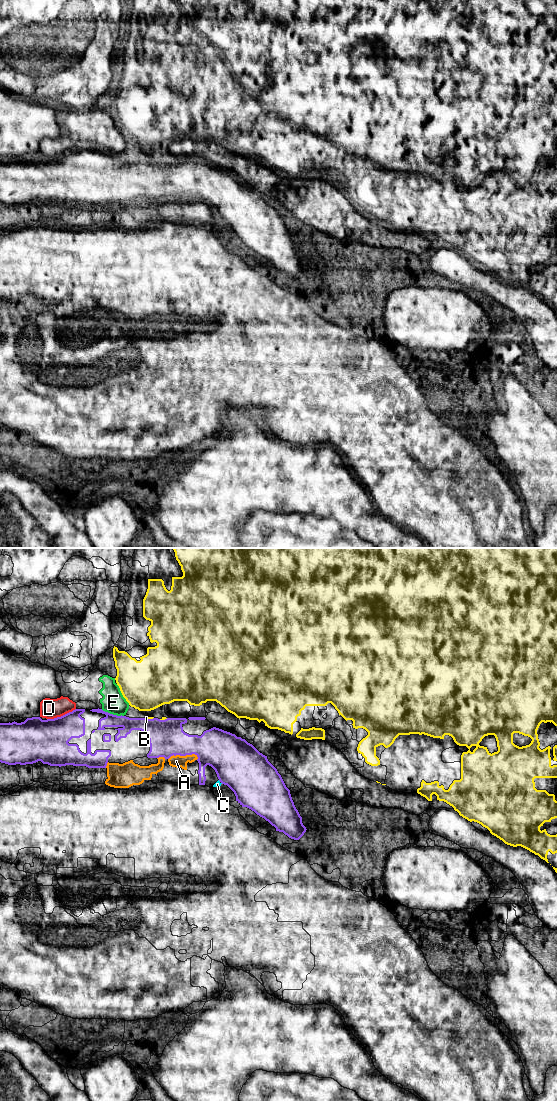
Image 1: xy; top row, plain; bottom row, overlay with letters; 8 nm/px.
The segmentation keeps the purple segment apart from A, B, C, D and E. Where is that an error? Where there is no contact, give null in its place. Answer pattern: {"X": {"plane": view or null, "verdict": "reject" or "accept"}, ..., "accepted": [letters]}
{"A": {"plane": "xy", "verdict": "reject"}, "B": {"plane": "xy", "verdict": "reject"}, "C": {"plane": "xy", "verdict": "reject"}, "D": {"plane": "xy", "verdict": "reject"}, "E": {"plane": "xy", "verdict": "reject"}, "accepted": []}

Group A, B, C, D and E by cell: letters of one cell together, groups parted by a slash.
A / B / C / D E

